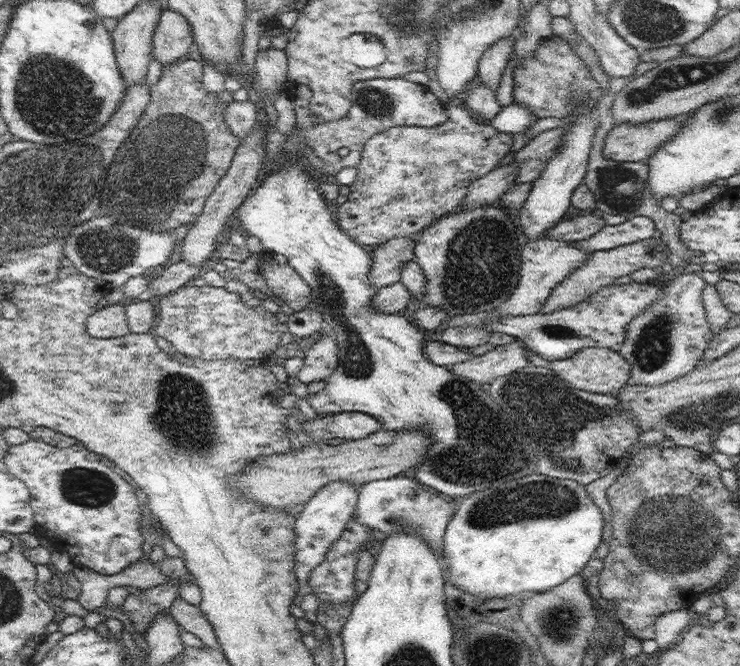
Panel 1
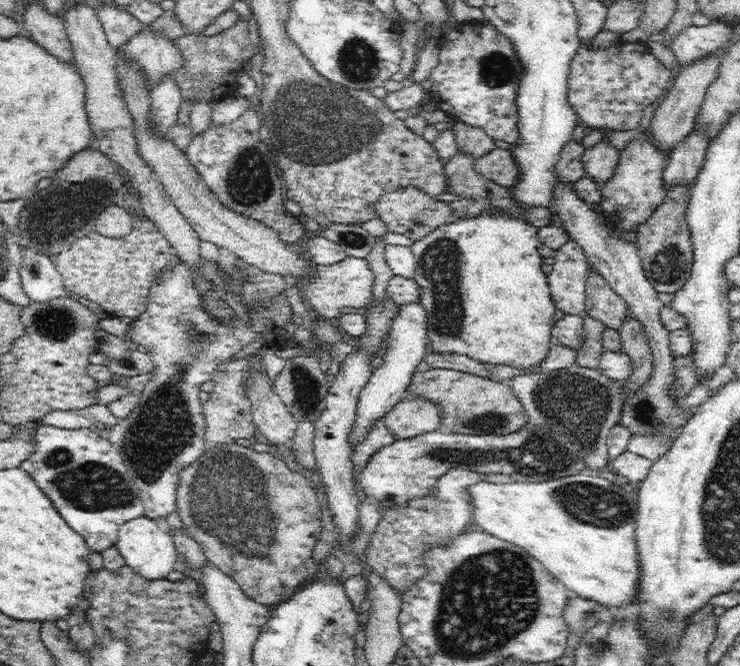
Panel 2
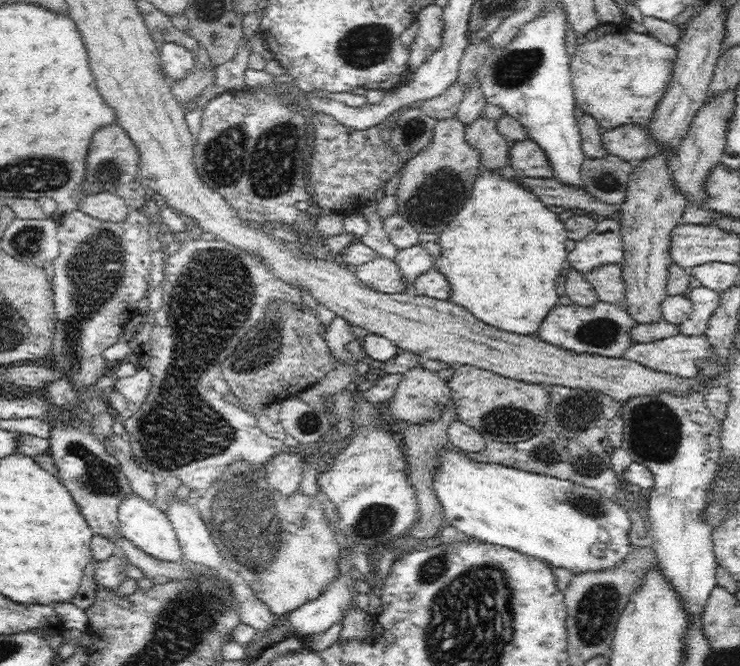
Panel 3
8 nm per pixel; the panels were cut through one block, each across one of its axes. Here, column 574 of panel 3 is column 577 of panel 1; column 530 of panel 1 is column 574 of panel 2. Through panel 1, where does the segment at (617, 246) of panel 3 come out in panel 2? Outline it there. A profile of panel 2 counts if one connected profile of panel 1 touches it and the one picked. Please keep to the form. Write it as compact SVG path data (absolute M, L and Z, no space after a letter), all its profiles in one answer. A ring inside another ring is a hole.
M571 239L555 250L553 270L548 274L552 303L565 314L583 314L589 266L584 249Z

